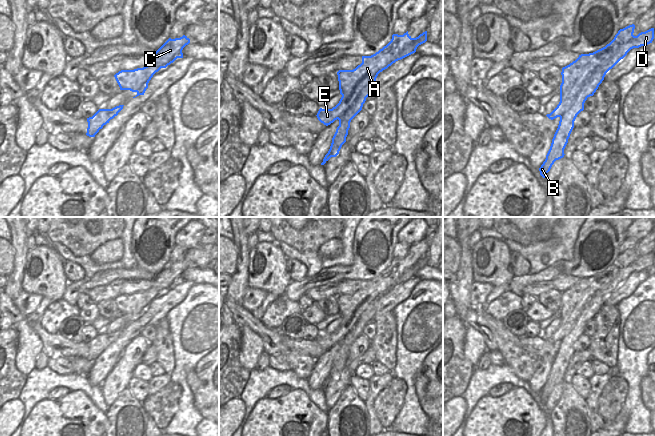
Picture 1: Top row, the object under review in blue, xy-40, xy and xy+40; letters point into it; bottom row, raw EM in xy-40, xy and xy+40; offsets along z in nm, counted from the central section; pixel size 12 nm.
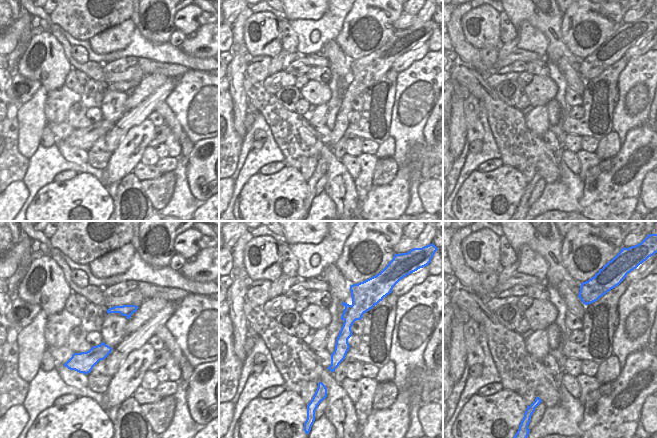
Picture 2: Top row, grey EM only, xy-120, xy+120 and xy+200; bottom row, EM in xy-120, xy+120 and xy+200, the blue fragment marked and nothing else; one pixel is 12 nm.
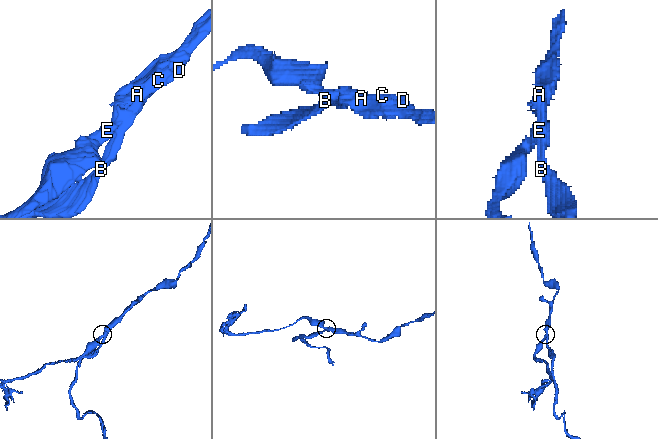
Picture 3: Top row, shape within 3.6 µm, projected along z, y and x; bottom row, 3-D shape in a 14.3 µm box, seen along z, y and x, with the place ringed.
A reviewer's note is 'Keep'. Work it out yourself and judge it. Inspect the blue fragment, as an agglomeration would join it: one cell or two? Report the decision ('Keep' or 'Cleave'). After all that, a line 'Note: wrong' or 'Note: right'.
Cleave.
Note: wrong

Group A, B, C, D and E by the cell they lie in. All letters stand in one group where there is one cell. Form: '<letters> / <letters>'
A B C D / E

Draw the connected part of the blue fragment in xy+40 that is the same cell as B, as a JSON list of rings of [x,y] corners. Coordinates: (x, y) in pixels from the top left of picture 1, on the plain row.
[[[635,249],[620,253],[614,263],[605,271],[579,281],[562,292],[562,307],[570,323],[574,325],[571,332],[560,341],[558,352],[552,363],[546,383],[539,392],[545,402],[556,384],[564,381],[564,373],[574,352],[577,339],[584,334],[584,327],[593,320],[604,304],[606,297],[612,293],[633,272],[647,270],[654,263],[654,252],[634,260]]]

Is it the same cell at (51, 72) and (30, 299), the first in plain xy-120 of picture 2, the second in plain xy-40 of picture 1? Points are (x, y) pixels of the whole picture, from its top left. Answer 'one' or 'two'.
two

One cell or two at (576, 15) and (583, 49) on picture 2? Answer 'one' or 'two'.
one

